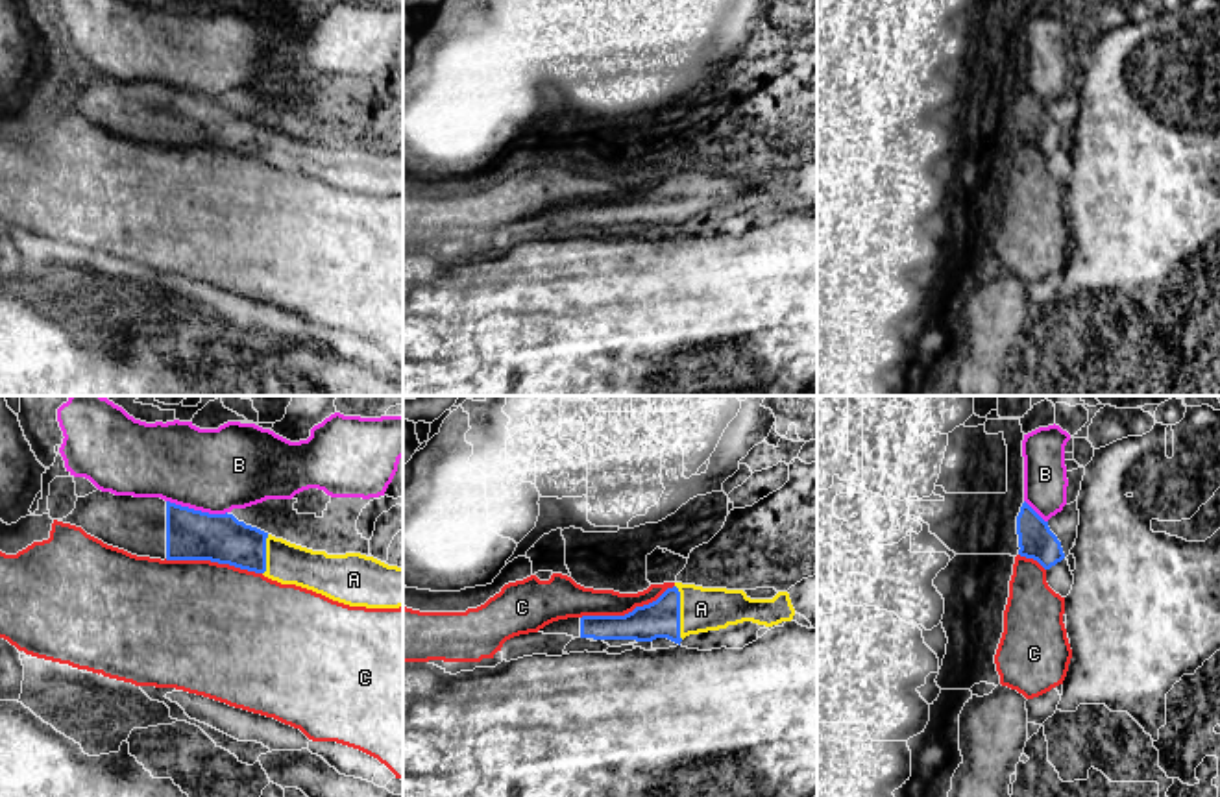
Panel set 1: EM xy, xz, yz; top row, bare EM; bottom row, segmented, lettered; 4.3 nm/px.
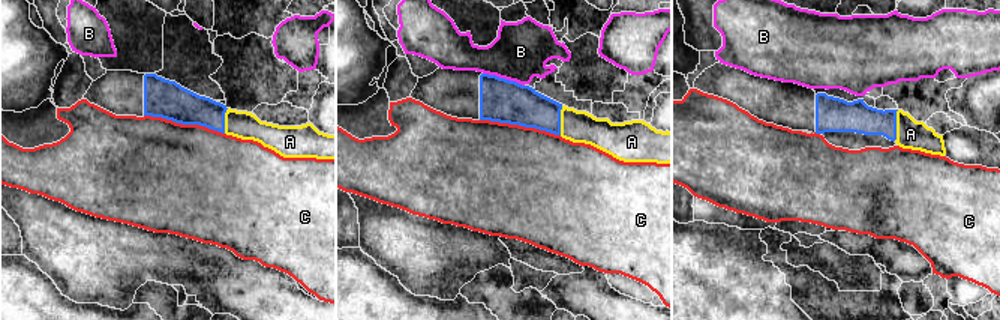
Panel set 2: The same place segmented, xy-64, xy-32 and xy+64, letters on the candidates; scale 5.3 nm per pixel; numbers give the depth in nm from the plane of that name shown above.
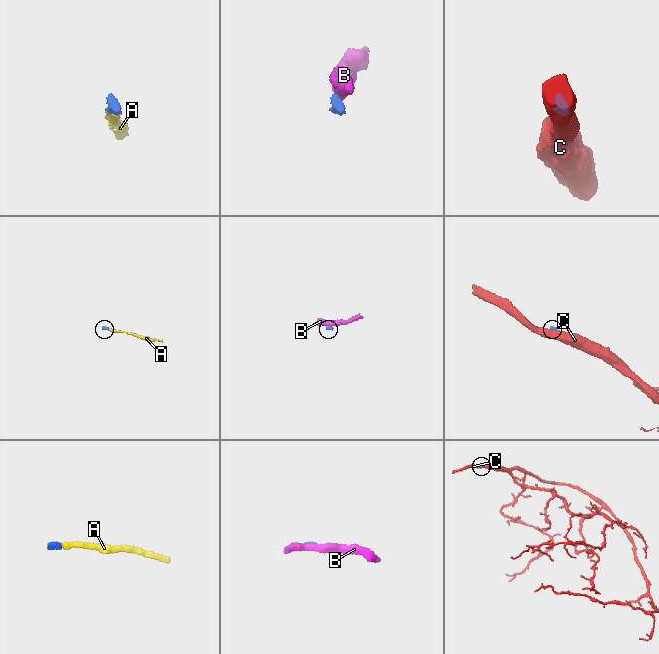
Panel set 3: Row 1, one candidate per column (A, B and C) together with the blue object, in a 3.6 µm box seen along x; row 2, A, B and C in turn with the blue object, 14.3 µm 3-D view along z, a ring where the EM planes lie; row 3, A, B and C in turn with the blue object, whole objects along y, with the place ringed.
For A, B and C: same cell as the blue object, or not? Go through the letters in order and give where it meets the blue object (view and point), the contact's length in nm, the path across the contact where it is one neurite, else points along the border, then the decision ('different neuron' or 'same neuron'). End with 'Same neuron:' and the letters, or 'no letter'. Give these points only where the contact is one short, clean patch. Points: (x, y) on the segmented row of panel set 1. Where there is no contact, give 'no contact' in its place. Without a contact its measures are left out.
A: meets blue in xz at (679, 613); contact 240 nm long; same neuron
B: meets blue in xy at (196, 511); contact 280 nm long; border along xy (167, 500), (209, 513), (226, 513); different neuron
C: meets blue in xy at (213, 561); contact 420 nm long; border along xy (165, 559), (209, 559), (261, 574); different neuron
Same neuron: A

